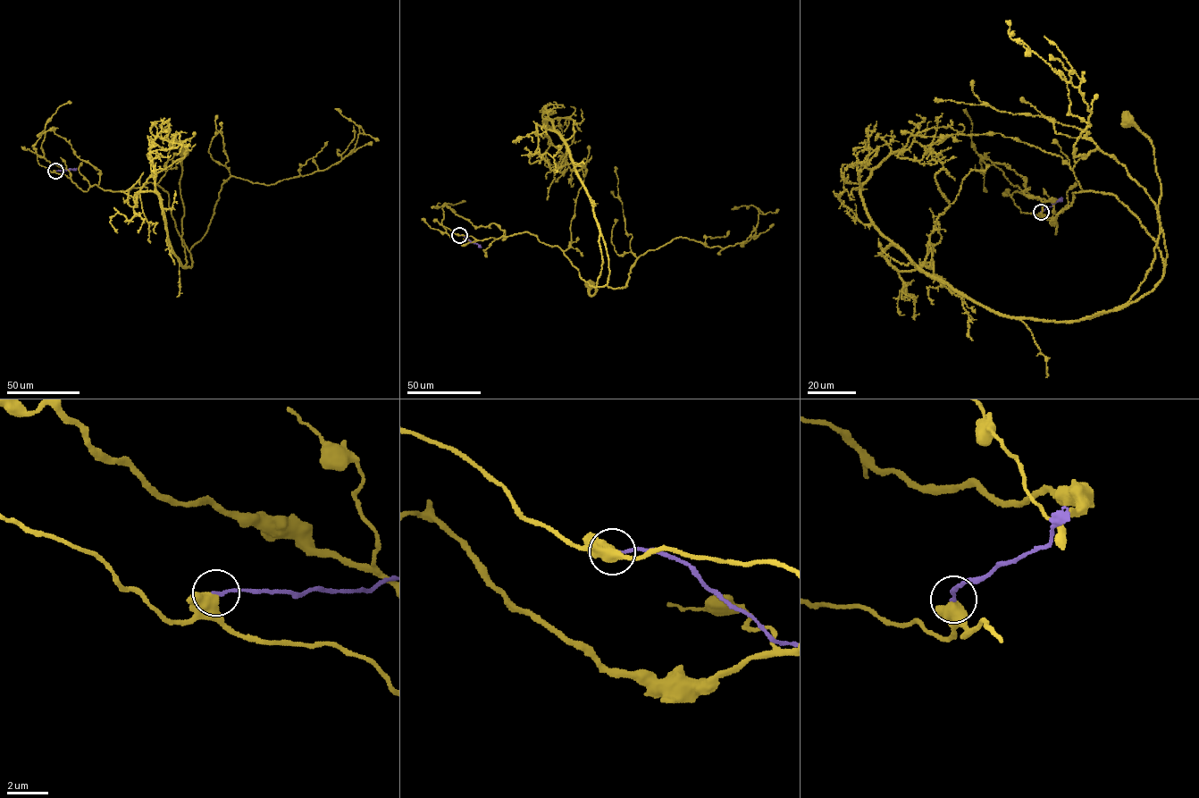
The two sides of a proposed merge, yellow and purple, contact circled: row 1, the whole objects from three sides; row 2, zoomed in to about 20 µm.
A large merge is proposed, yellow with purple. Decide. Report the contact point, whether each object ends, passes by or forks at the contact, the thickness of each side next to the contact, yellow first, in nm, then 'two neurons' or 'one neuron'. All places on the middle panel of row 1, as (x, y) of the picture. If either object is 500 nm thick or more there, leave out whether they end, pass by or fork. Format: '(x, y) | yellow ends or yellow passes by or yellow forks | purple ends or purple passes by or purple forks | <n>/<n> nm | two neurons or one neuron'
(459, 235) | 600/170 nm | two neurons

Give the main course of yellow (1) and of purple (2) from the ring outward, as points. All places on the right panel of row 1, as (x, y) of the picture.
1: (1041, 212), (1055, 233), (1073, 192), (1111, 193), (1157, 285), (1088, 318), (1154, 257), (1160, 179), (1129, 119)
2: (1041, 212), (1062, 197)

